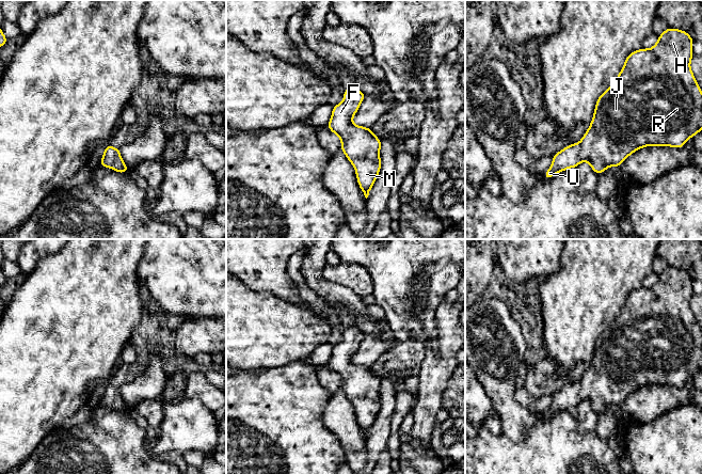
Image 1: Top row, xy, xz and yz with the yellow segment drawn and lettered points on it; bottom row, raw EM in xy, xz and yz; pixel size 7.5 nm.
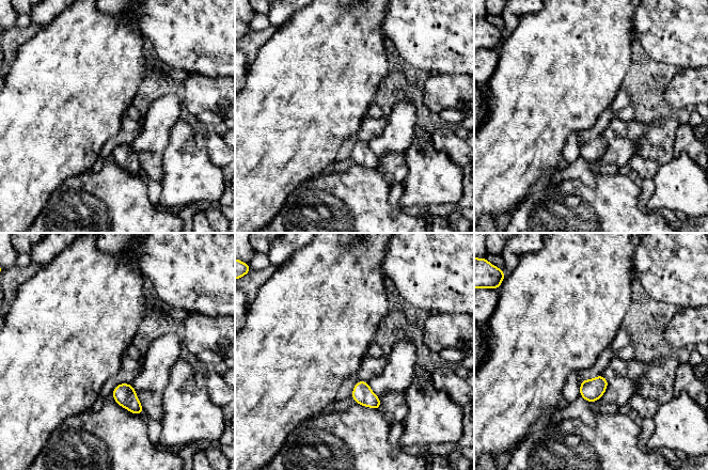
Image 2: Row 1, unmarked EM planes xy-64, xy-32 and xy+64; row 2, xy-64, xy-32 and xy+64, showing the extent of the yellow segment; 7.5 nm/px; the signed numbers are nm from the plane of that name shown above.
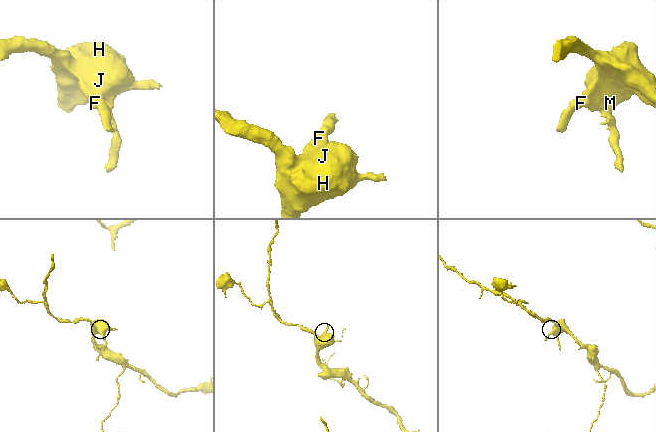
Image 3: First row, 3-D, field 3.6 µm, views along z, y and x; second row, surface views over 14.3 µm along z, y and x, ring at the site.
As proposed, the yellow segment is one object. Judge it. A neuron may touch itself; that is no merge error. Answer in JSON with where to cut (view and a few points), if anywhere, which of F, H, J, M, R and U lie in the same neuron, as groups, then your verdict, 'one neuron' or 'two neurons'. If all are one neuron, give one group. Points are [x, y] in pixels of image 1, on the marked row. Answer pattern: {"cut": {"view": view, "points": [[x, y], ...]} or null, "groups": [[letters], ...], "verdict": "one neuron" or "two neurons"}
{"cut": null, "groups": [["F", "H", "J", "M", "R", "U"]], "verdict": "one neuron"}

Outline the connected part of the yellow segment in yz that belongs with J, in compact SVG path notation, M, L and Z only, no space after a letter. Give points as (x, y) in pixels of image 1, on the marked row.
M668 28L651 48L631 52L613 83L596 99L590 127L579 143L570 144L553 156L552 167L543 176L549 179L569 168L588 161L592 170L602 174L609 167L620 167L634 152L644 146L682 148L686 141L702 130L702 92L690 69L693 38L684 30Z

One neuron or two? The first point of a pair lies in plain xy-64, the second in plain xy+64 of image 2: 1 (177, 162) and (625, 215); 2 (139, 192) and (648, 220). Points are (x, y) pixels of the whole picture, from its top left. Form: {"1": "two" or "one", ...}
{"1": "two", "2": "one"}

